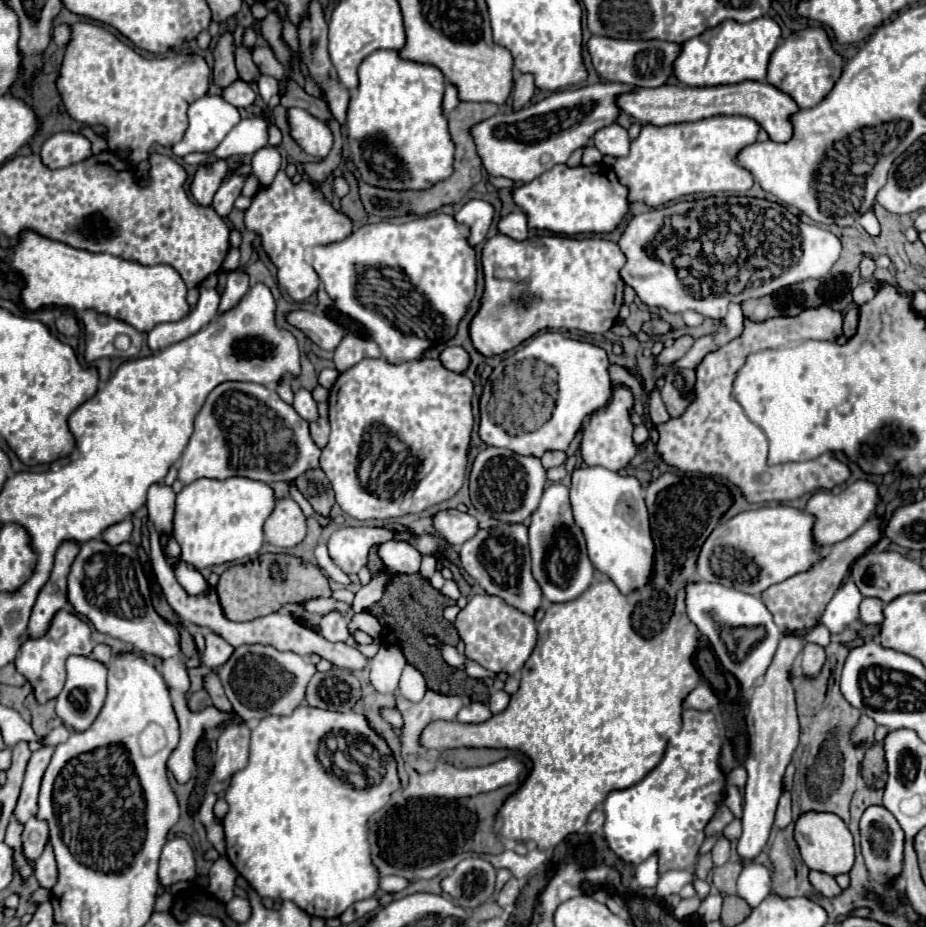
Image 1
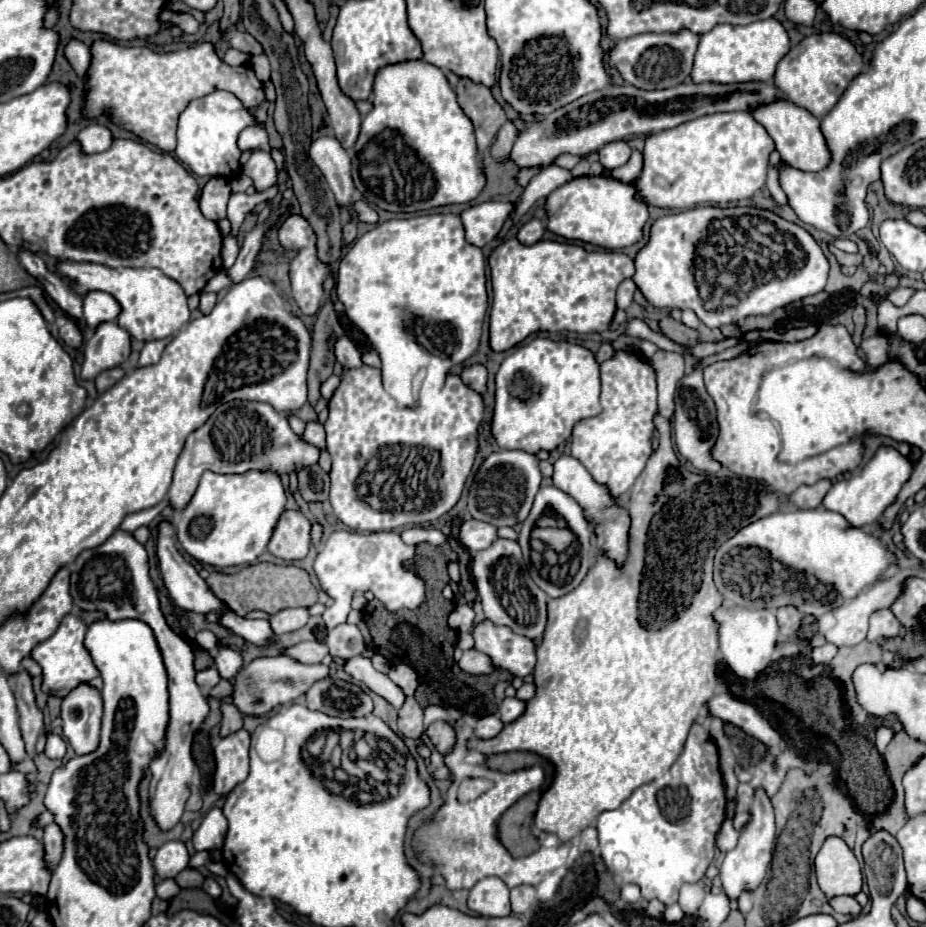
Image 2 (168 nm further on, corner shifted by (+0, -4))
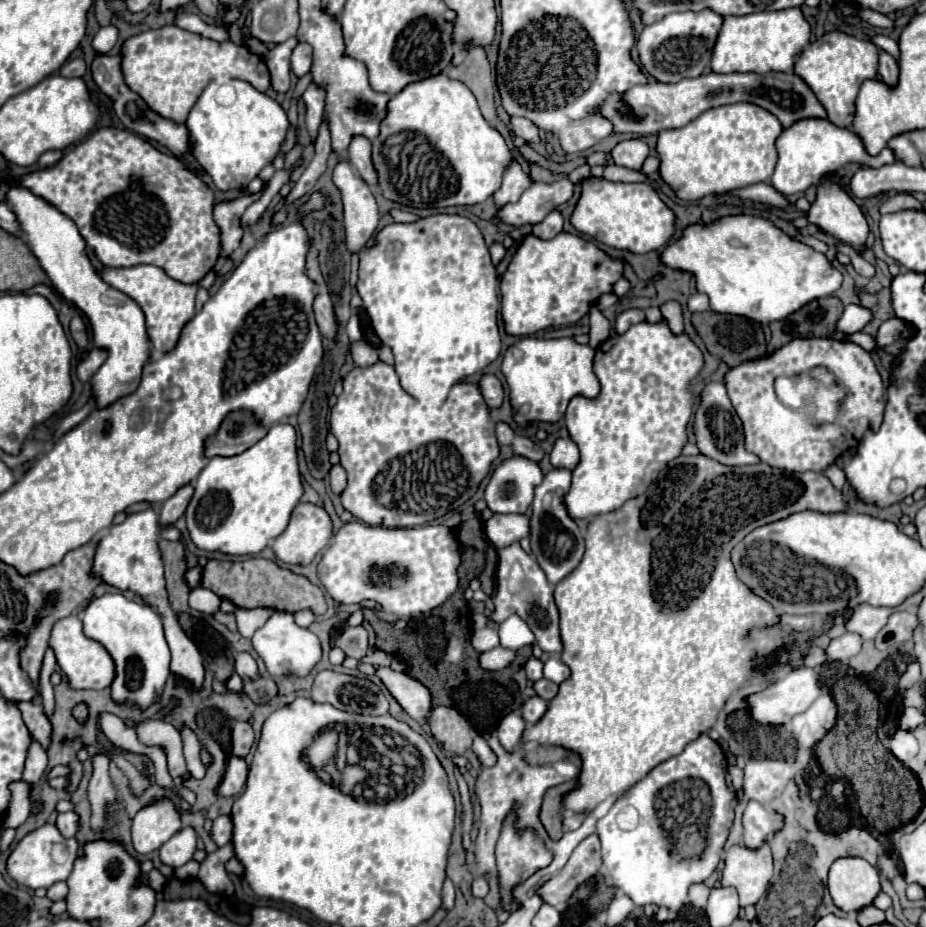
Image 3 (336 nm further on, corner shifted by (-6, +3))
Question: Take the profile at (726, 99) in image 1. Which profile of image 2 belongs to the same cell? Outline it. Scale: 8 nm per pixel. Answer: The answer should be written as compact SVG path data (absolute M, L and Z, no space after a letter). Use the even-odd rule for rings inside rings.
M781 98L781 102L773 102L773 106L761 106L761 110L757 110L757 114L751 114L751 116L755 116L755 120L765 126L765 130L775 142L777 152L791 166L805 170L805 172L817 172L829 164L831 156L829 156L825 138L819 130L821 120L815 118L809 110L793 104L787 98Z

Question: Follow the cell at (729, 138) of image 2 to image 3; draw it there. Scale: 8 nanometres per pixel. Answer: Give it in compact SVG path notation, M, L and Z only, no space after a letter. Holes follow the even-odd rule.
M733 103L713 107L685 127L659 133L659 173L675 189L677 197L687 201L755 185L773 175L777 163L775 141L781 131L779 119L759 105Z

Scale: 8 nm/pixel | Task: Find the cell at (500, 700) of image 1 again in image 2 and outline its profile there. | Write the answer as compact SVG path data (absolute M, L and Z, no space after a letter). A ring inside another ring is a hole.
M505 698L501 704L499 704L499 710L497 710L497 716L501 718L501 722L509 724L513 722L515 718L519 718L525 710L525 702L523 700L517 700L517 698Z

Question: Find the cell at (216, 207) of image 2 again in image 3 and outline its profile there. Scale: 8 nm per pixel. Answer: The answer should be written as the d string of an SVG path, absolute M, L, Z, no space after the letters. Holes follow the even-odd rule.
M259 193L215 205L213 213L215 213L215 223L221 231L221 255L223 257L229 257L239 247L241 237L243 237L241 215L257 197L259 197Z

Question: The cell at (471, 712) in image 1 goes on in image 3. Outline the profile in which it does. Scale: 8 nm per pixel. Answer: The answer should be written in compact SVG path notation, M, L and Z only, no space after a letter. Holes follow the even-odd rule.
M511 713L499 723L499 727L497 727L499 741L507 753L515 751L515 747L519 747L523 743L525 727L527 727L527 723L519 713Z

